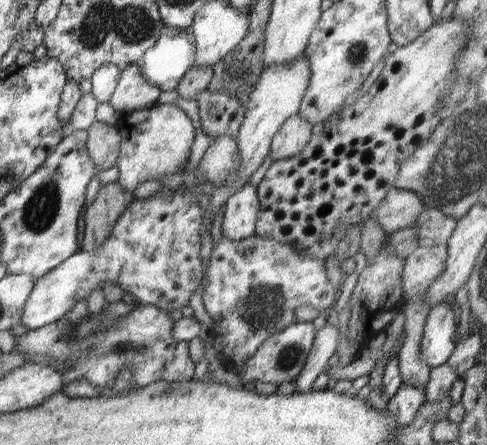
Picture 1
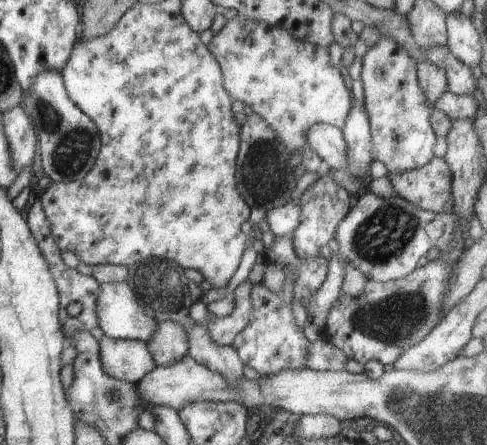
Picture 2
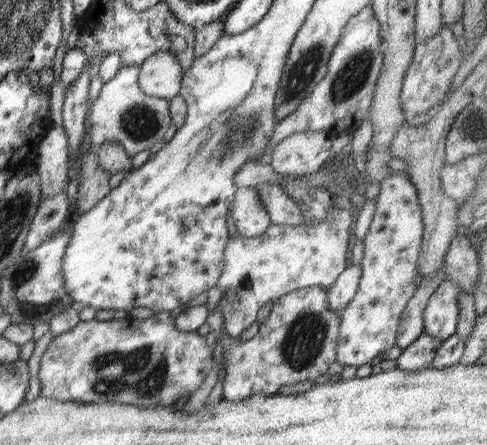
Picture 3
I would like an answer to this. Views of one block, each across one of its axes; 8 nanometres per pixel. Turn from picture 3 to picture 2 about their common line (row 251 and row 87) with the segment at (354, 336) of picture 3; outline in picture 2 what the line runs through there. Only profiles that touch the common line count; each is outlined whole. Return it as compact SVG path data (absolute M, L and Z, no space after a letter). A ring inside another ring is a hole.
M381 37L380 41L370 47L366 56L362 58L361 79L365 96L363 108L369 117L373 158L384 163L390 173L423 168L435 158L433 150L437 137L431 126L431 115L435 108L420 89L417 64L406 50L403 50L392 38L387 37Z

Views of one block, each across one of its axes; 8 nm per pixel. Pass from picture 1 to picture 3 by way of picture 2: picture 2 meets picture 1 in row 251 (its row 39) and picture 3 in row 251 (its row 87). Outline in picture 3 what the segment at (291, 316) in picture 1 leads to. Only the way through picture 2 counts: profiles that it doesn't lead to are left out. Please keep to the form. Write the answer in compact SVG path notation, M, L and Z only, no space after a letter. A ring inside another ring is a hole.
M336 208L314 225L270 223L264 234L253 238L237 236L226 243L225 269L217 281L222 296L218 307L224 315L226 333L240 337L257 320L258 311L280 296L299 289L321 287L328 290L347 270L346 251L354 225L353 210Z

